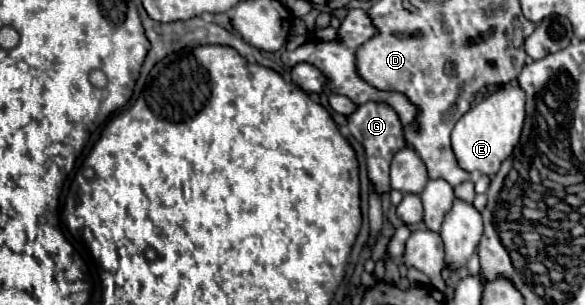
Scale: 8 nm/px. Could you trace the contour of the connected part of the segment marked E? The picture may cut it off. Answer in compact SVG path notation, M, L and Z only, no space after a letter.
M518 84L500 86L488 98L472 106L454 126L452 130L452 150L458 158L460 168L472 172L478 170L482 174L498 172L502 160L510 156L514 146L518 144L522 124L524 124L524 92Z

